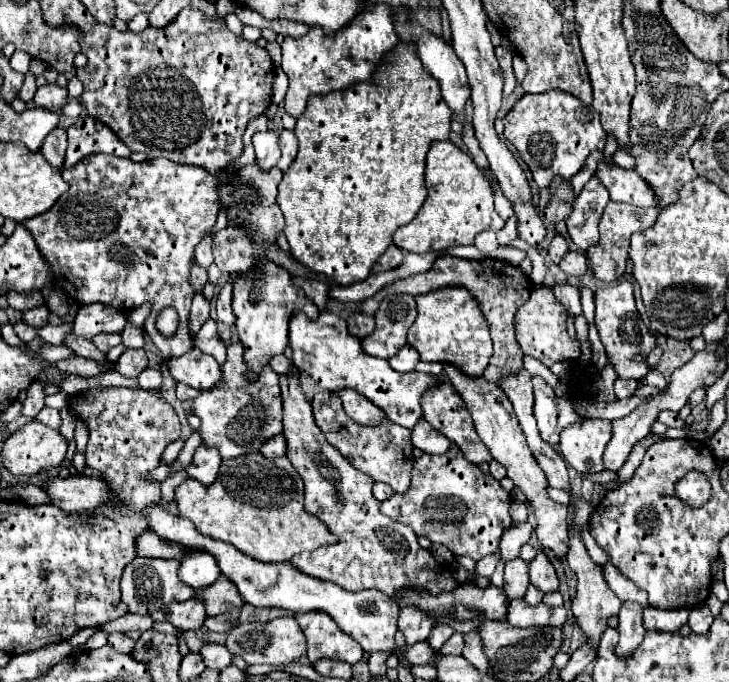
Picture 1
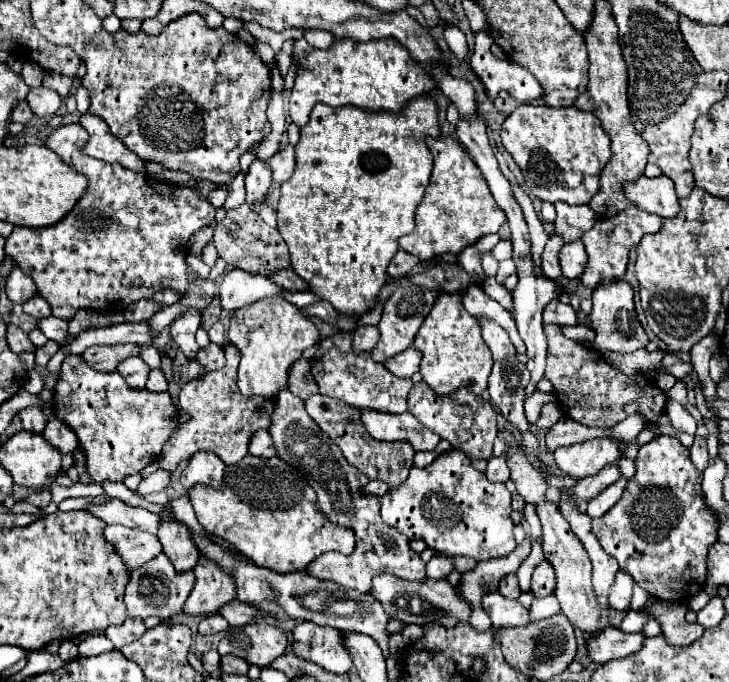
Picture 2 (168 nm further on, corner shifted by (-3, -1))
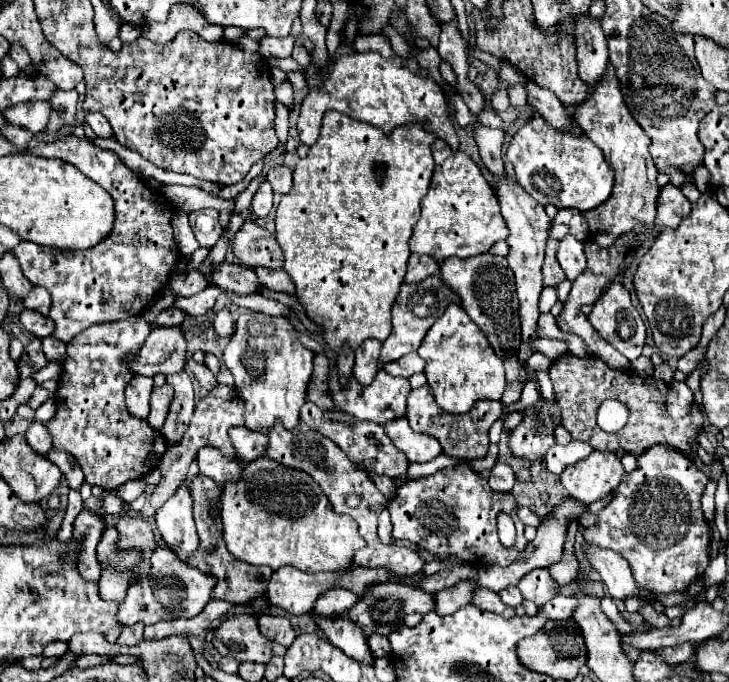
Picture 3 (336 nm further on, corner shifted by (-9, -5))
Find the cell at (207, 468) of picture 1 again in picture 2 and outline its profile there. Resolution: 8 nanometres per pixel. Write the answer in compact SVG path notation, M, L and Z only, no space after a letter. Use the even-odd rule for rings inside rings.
M201 451L189 459L189 465L185 467L181 475L181 483L185 489L197 483L219 489L223 483L223 471L225 471L225 463L215 453Z

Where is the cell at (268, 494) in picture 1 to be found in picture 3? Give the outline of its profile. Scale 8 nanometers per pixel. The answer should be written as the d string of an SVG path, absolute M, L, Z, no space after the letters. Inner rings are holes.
M265 457L247 463L239 481L225 483L221 495L221 519L227 549L235 559L249 565L269 565L273 571L283 565L293 565L307 573L349 569L355 551L365 547L365 541L357 531L357 523L351 517L337 515L333 511L331 503L325 499L321 487L311 479L311 475Z

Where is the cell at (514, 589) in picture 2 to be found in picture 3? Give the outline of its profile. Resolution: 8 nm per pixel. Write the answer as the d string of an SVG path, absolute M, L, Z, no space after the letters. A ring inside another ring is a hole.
M507 587L507 589L503 589L503 591L499 593L499 597L503 599L503 603L507 603L507 607L517 607L517 605L521 605L521 601L523 601L523 597L521 597L521 593L519 593L517 587Z

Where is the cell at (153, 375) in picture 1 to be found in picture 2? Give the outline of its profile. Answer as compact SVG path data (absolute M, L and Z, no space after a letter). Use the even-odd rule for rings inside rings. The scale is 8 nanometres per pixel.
M151 369L145 387L147 387L149 391L167 391L167 379L165 379L163 371L161 371L161 369Z

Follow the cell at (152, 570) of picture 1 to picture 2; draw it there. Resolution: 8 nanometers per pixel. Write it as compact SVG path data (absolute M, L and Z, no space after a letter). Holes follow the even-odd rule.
M159 555L151 559L149 563L131 571L131 579L125 589L127 613L129 617L139 617L139 619L147 619L151 615L161 617L161 619L173 619L175 615L181 613L183 603L189 597L193 585L195 585L193 571L177 573L175 567L169 563L169 559L165 559L165 555Z

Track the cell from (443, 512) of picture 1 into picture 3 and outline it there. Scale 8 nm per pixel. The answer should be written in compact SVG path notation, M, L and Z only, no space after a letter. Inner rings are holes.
M467 465L447 467L435 475L411 479L403 483L395 497L389 501L389 513L393 523L393 537L413 541L439 559L457 557L473 567L501 565L507 567L519 559L527 539L523 537L523 523L515 515L515 497L511 493L495 493L487 481L471 471ZM497 513L509 513L517 527L517 539L513 547L505 547L497 537Z

